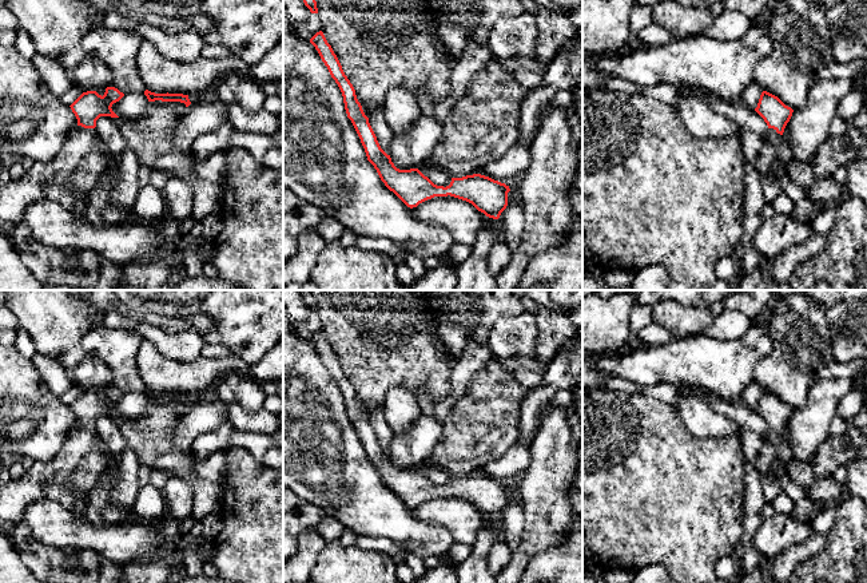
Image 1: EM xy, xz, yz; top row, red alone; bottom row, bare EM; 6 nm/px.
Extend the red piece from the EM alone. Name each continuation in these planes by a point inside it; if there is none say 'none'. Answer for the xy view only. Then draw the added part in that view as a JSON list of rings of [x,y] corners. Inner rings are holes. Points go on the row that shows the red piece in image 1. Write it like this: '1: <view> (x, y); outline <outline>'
1: xy (79, 165); outline [[[76,126],[55,158],[35,162],[17,182],[0,187],[0,221],[17,226],[31,203],[43,201],[40,186],[55,183],[88,195],[108,166],[108,154],[96,142],[96,128]]]

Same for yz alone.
1: yz (775, 154); outline [[[769,128],[756,158],[756,171],[760,178],[767,174],[773,174],[777,178],[786,177],[788,175],[788,163],[792,156],[786,138],[777,134],[776,130]]]

